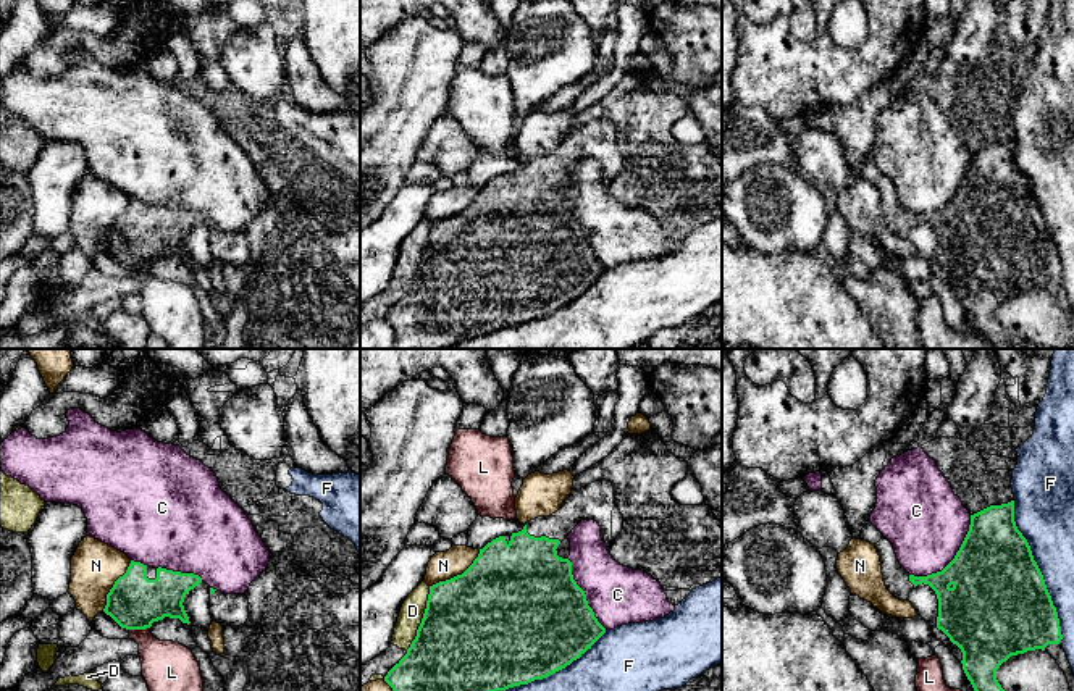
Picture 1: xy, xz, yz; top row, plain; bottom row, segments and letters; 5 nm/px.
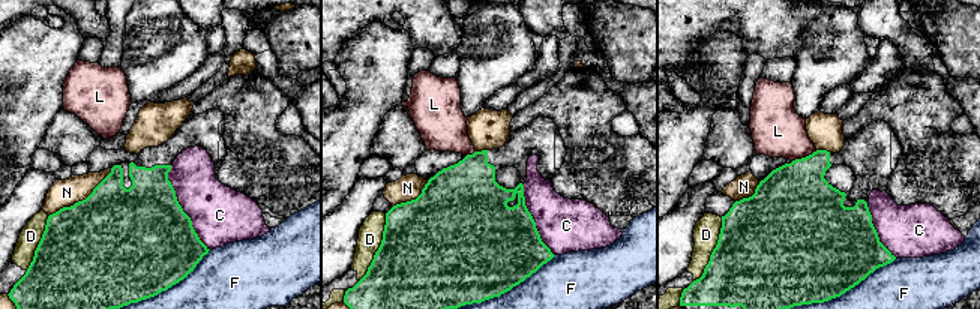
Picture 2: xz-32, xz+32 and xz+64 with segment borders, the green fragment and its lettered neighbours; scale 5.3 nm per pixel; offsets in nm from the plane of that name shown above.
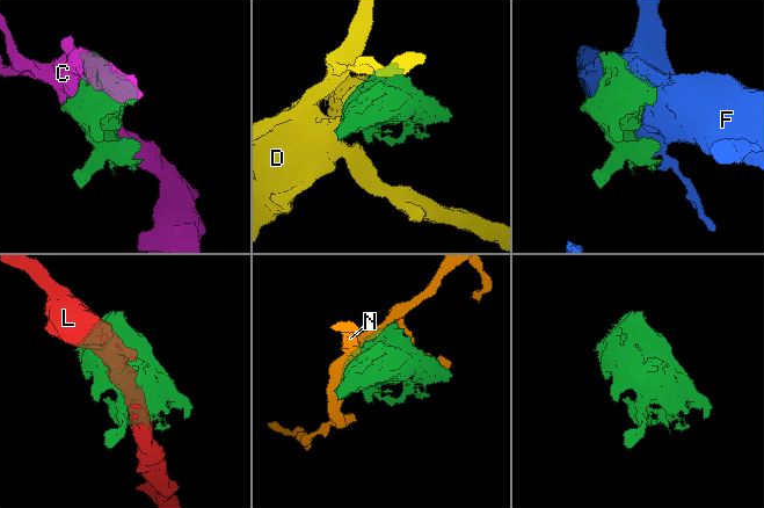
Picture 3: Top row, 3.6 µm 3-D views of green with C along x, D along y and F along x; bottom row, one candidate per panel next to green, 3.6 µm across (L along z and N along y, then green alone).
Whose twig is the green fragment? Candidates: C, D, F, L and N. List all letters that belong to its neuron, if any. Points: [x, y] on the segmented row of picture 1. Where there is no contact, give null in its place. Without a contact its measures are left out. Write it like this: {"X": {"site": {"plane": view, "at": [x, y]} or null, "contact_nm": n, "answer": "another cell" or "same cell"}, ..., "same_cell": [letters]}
{"C": {"site": {"plane": "yz", "at": [953, 559]}, "contact_nm": 440, "answer": "another cell"}, "D": {"site": {"plane": "xz", "at": [422, 619]}, "contact_nm": 340, "answer": "another cell"}, "F": {"site": {"plane": "yz", "at": [1039, 570]}, "contact_nm": 750, "answer": "another cell"}, "L": {"site": {"plane": "xy", "at": [138, 628]}, "contact_nm": 100, "answer": "another cell"}, "N": {"site": {"plane": "xz", "at": [457, 575]}, "contact_nm": 320, "answer": "another cell"}, "same_cell": []}

